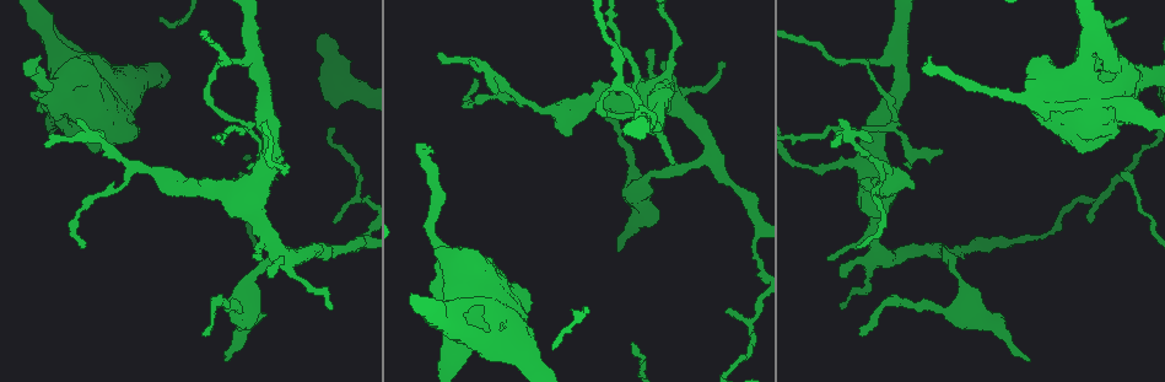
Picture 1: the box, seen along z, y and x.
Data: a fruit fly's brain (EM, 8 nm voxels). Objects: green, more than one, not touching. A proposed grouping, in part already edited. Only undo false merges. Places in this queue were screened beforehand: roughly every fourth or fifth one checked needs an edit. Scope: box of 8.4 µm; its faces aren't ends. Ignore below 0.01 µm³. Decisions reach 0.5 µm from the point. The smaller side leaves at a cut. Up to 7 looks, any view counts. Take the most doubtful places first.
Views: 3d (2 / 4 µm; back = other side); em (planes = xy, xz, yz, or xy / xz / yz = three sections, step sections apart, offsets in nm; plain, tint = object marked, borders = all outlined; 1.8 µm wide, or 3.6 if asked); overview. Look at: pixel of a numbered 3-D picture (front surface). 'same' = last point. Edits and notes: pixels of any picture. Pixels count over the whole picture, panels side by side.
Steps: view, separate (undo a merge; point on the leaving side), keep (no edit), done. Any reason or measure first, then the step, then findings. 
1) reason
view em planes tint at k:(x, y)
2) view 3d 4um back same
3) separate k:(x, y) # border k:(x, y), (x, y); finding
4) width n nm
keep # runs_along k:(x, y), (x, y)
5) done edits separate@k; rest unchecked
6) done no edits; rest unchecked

four or more arms meet
view em planes plain at 1:(879, 255)

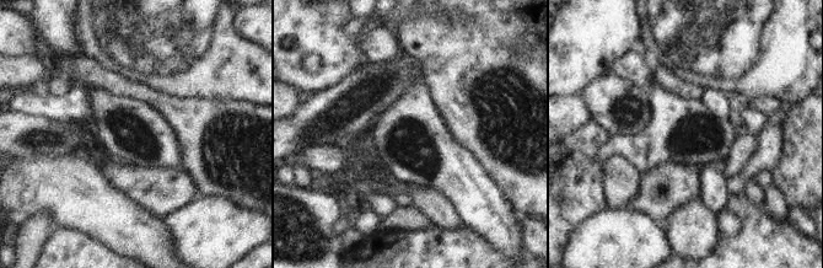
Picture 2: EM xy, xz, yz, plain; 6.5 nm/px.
view em planes borders same

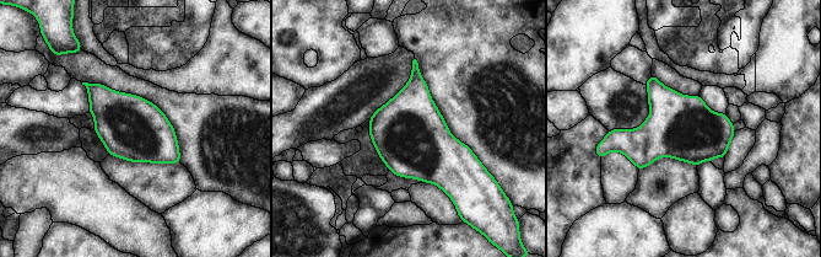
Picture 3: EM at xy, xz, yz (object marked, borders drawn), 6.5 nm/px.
keep # all the same cell

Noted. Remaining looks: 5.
touches itself
view em xy step 4 tint at 1:(1119, 64)

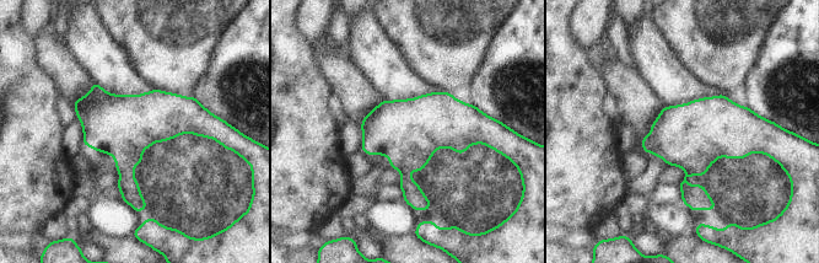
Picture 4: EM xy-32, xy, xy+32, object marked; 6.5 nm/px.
view em planes borders same

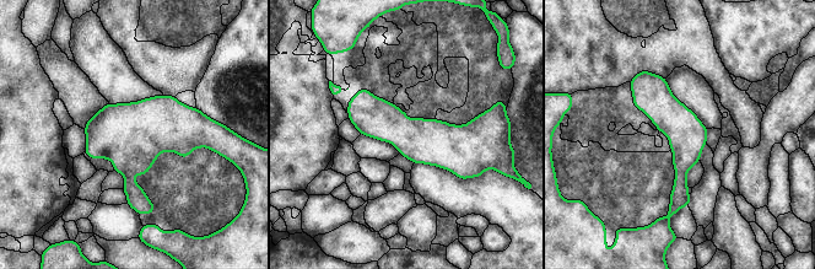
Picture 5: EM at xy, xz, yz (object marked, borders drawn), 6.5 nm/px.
width 240 nm
keep # continuous, no second cell

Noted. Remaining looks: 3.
closes a loop
view em 3.6um yz step 4 tint at 1:(54, 97)

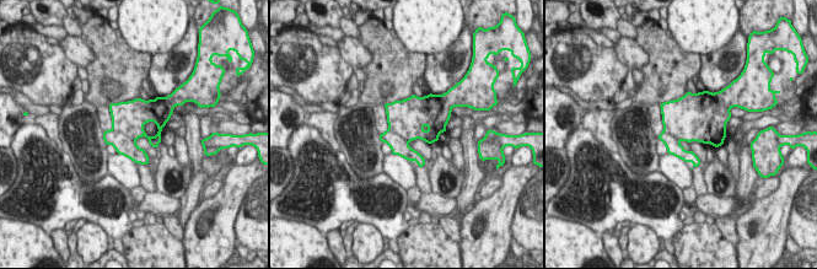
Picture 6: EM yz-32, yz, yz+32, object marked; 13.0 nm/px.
another direction
view em 3.6um planes tint same

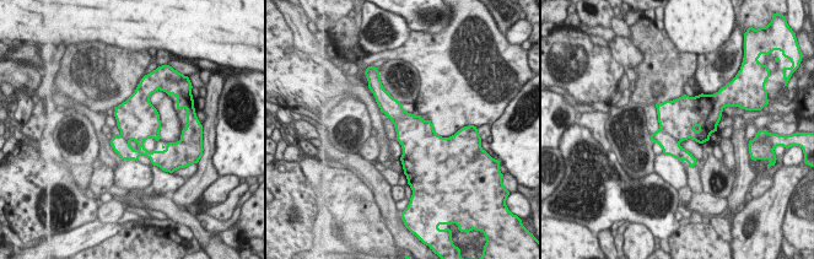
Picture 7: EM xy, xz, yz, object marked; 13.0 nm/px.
separate 7:(670, 146) # border 7:(658, 130), (667, 131), (679, 140); two cells meet here

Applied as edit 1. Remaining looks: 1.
done edits separate@7; rest unchecked

